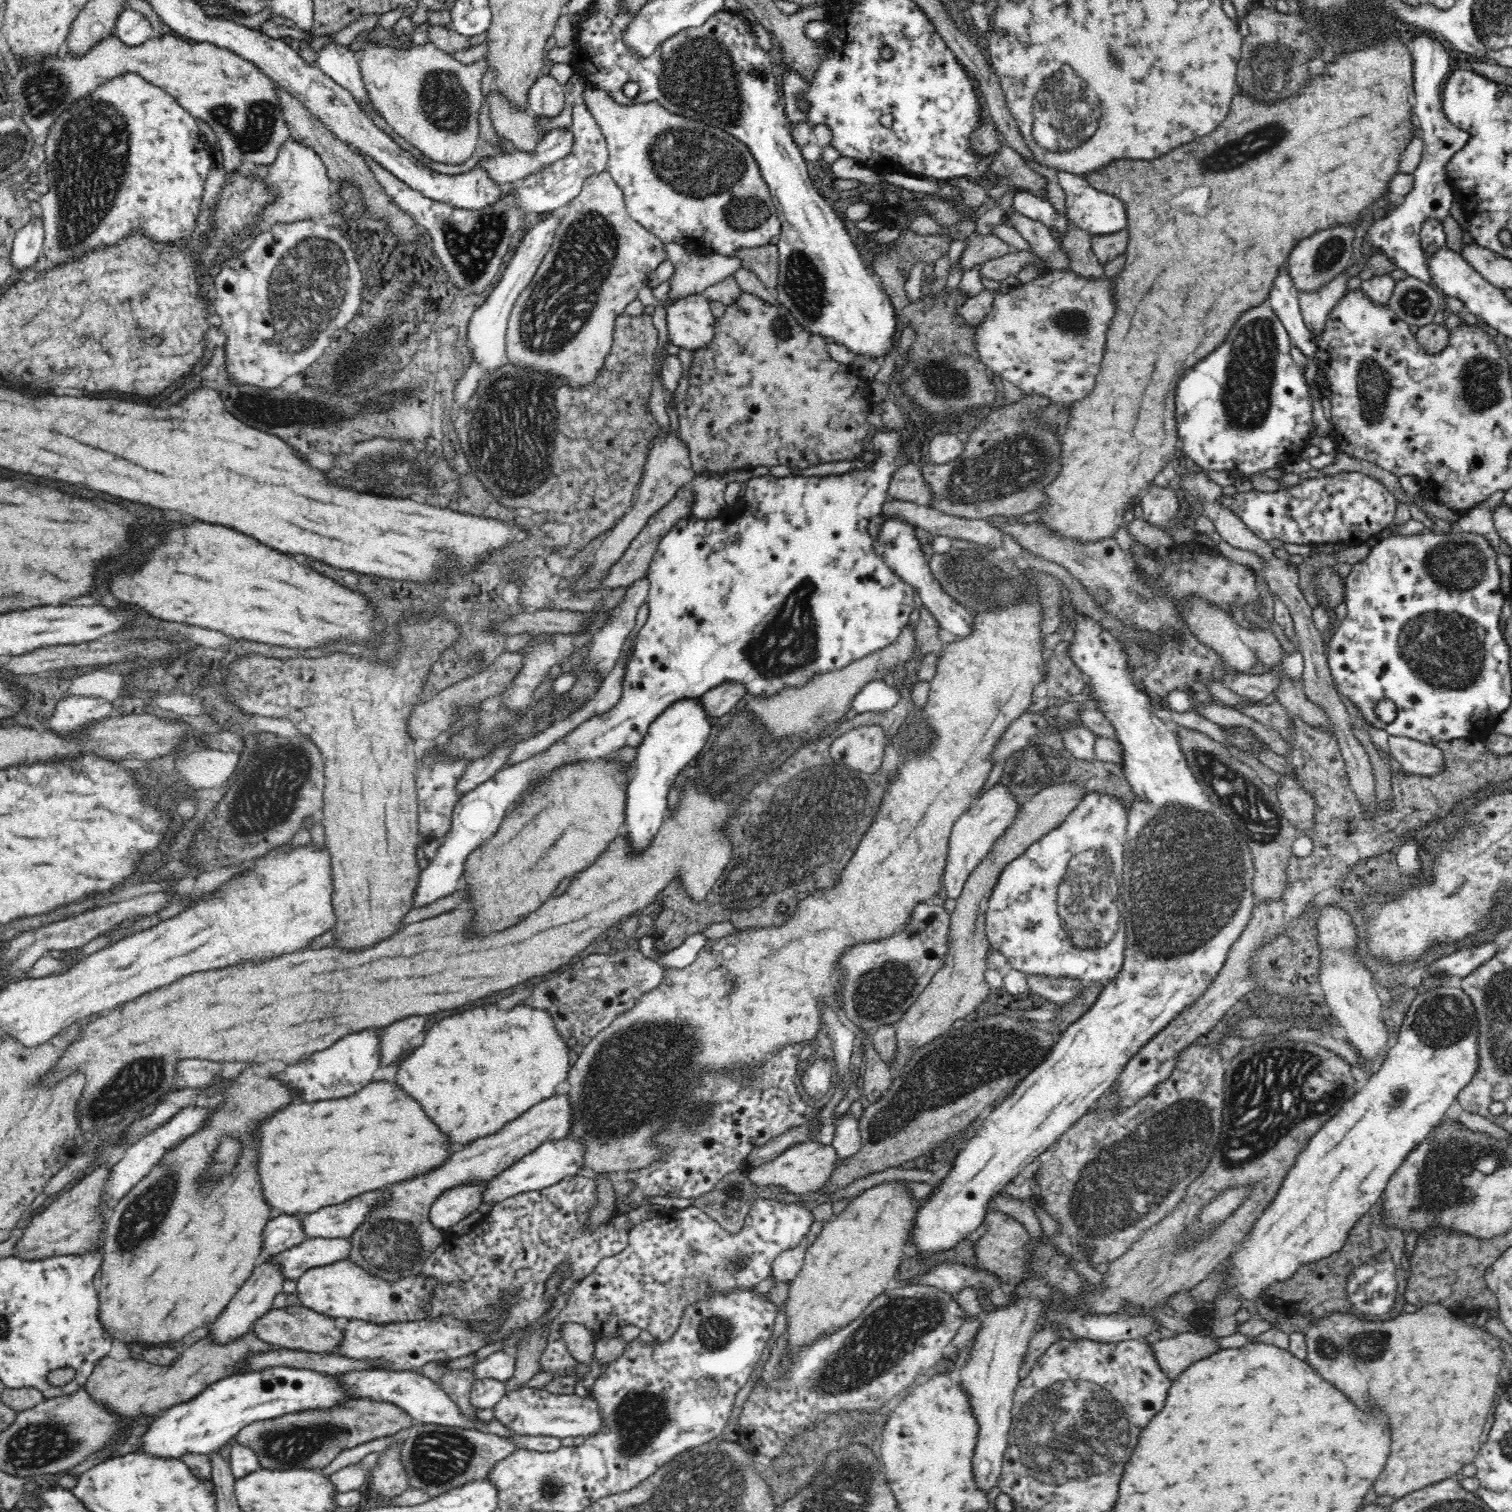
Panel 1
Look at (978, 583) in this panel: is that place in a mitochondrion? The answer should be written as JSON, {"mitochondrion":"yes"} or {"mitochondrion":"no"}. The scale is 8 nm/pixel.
{"mitochondrion":"yes"}

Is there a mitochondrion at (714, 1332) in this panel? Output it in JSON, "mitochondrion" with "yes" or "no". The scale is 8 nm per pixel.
{"mitochondrion":"yes"}

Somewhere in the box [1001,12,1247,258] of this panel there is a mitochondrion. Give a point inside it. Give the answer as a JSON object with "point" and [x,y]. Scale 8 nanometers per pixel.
{"point":[1056,125]}

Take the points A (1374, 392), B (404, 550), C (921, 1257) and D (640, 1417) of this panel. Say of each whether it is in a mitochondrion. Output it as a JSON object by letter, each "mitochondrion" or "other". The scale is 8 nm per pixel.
{"A":"mitochondrion","B":"other","C":"other","D":"mitochondrion"}

